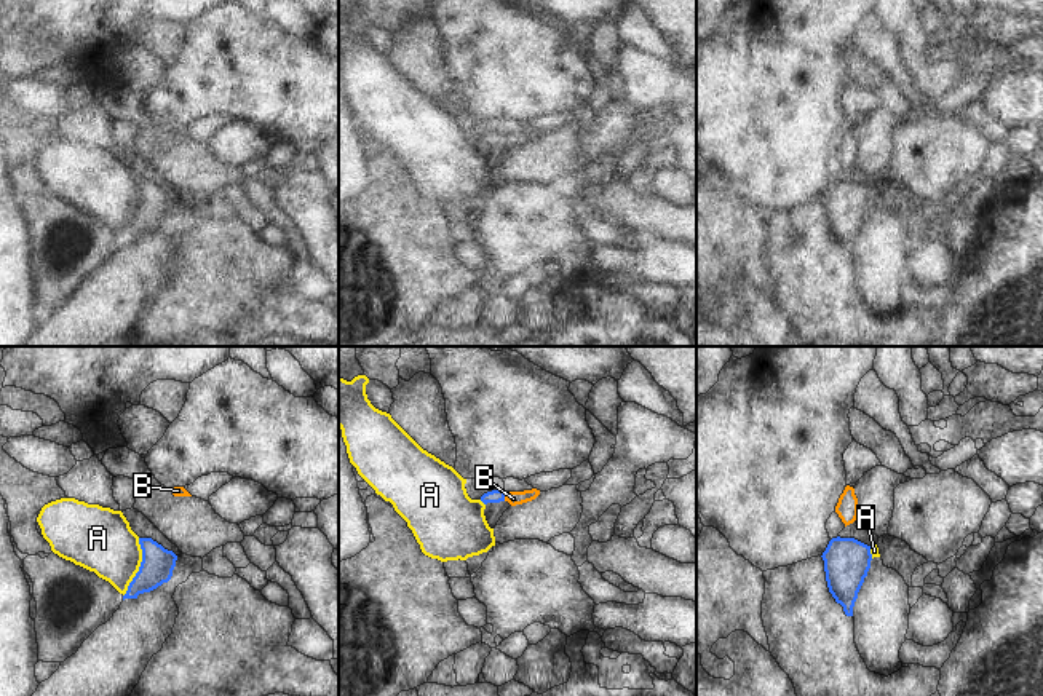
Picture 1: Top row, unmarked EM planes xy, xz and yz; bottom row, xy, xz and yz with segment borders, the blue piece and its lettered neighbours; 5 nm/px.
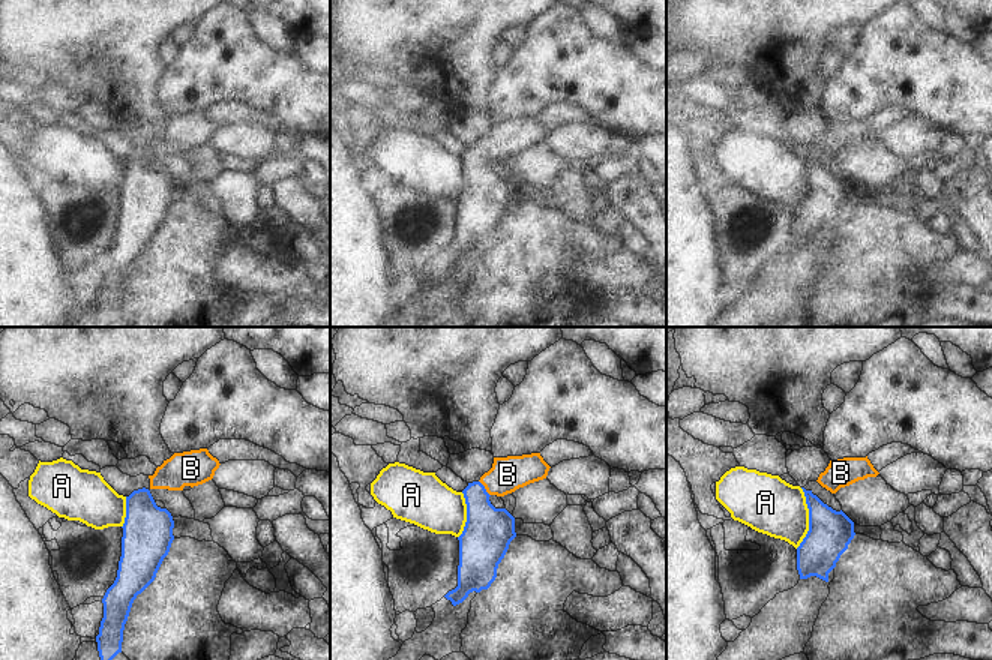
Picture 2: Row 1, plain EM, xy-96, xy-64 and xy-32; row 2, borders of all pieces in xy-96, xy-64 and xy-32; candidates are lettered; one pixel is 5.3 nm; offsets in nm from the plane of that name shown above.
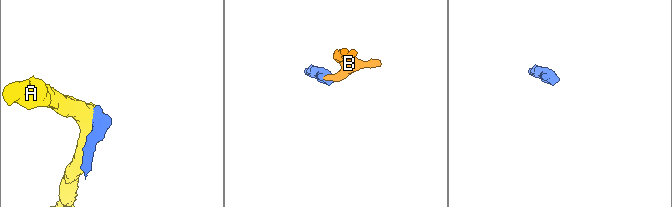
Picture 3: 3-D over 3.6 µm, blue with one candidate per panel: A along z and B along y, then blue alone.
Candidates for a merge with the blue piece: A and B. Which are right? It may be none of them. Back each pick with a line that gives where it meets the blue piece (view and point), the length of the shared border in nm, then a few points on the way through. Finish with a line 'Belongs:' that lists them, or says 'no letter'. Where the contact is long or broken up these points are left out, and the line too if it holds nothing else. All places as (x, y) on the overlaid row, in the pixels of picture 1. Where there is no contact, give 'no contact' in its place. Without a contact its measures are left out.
B: meets blue in xz at (503, 497); contact 50 nm long; runs through xz (495, 495), (503, 497), (513, 498)
Belongs: B

